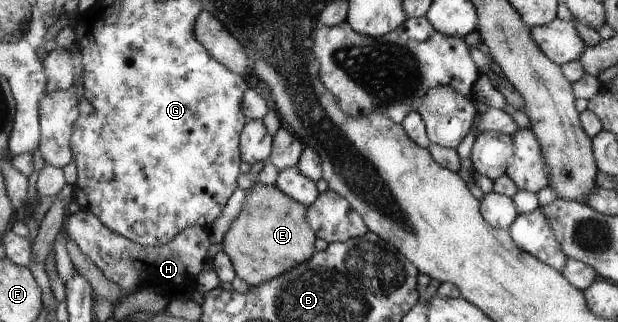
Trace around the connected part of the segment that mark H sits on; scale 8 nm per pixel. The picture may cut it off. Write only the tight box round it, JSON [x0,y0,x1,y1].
[63,209,210,299]

